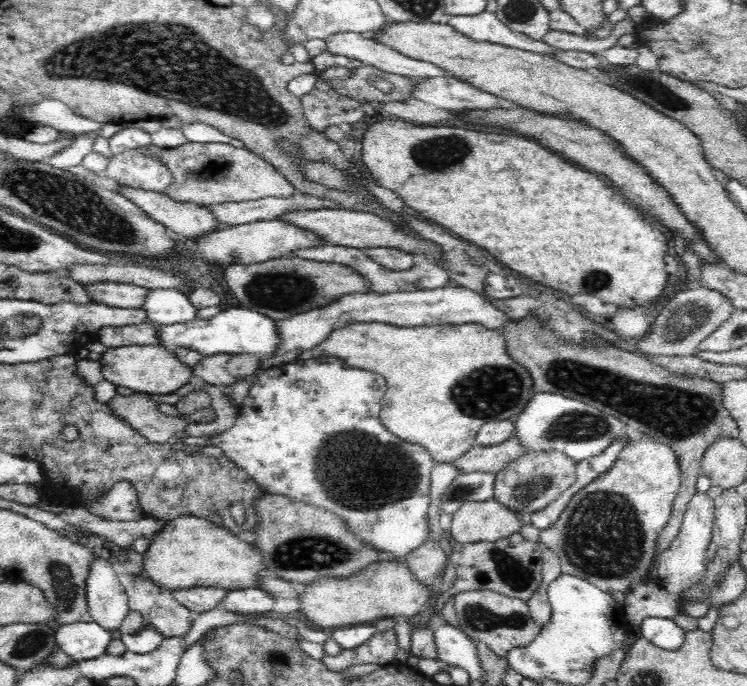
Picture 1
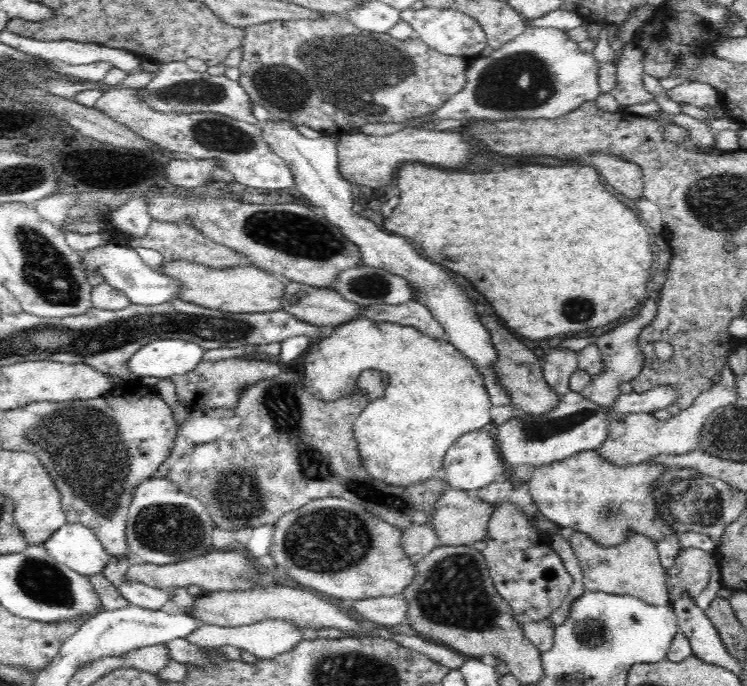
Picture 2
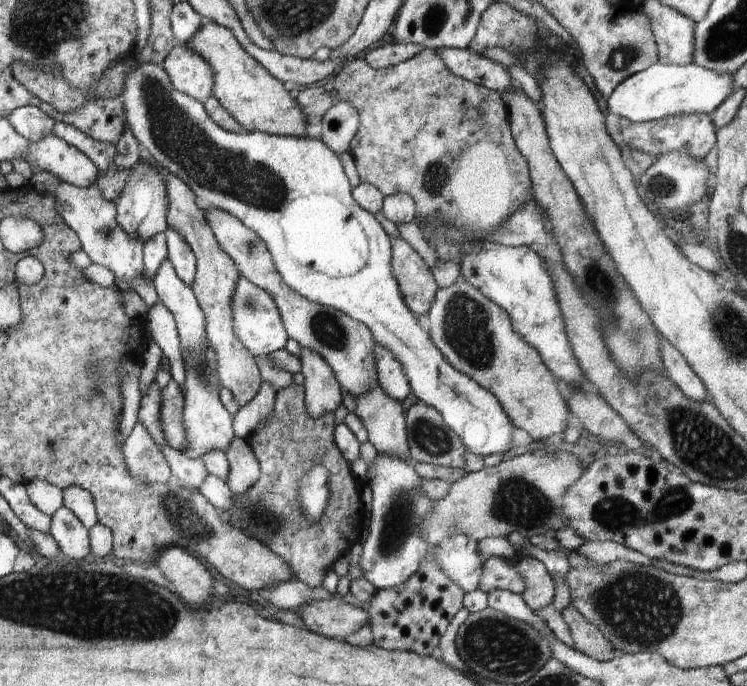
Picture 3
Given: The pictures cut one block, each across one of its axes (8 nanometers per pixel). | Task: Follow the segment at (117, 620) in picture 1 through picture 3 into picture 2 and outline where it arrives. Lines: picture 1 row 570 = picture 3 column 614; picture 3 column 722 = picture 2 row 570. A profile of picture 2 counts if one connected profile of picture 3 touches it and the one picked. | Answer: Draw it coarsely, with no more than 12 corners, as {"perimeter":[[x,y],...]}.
{"perimeter":[[67,522],[43,547],[78,574],[111,559],[88,526]]}

